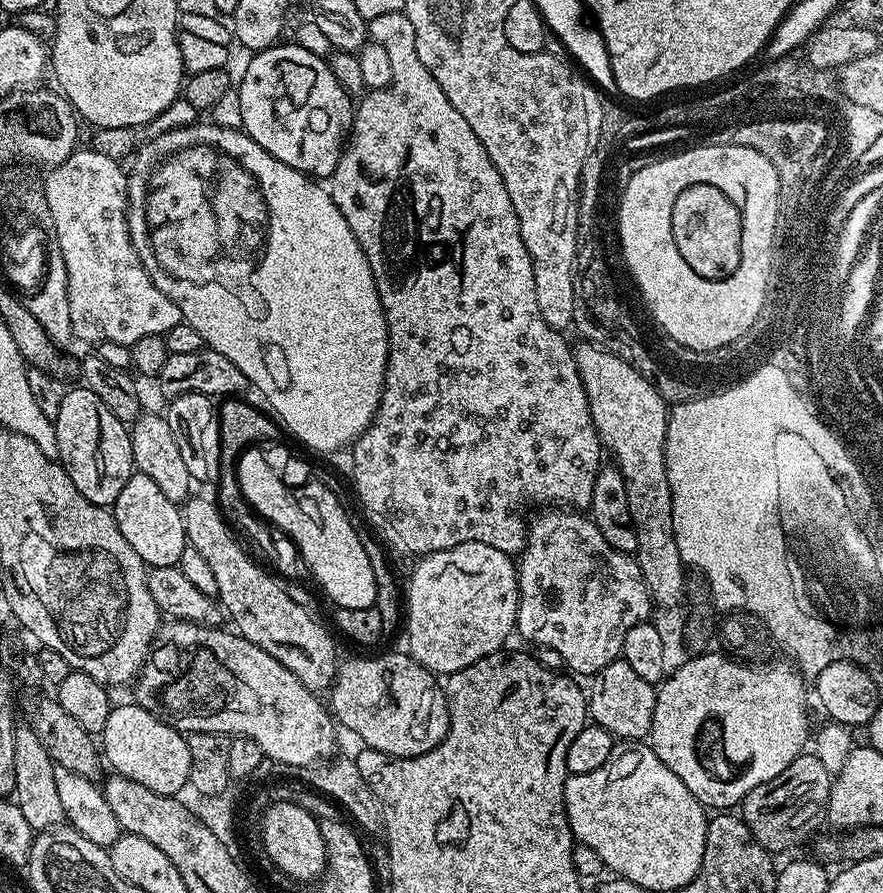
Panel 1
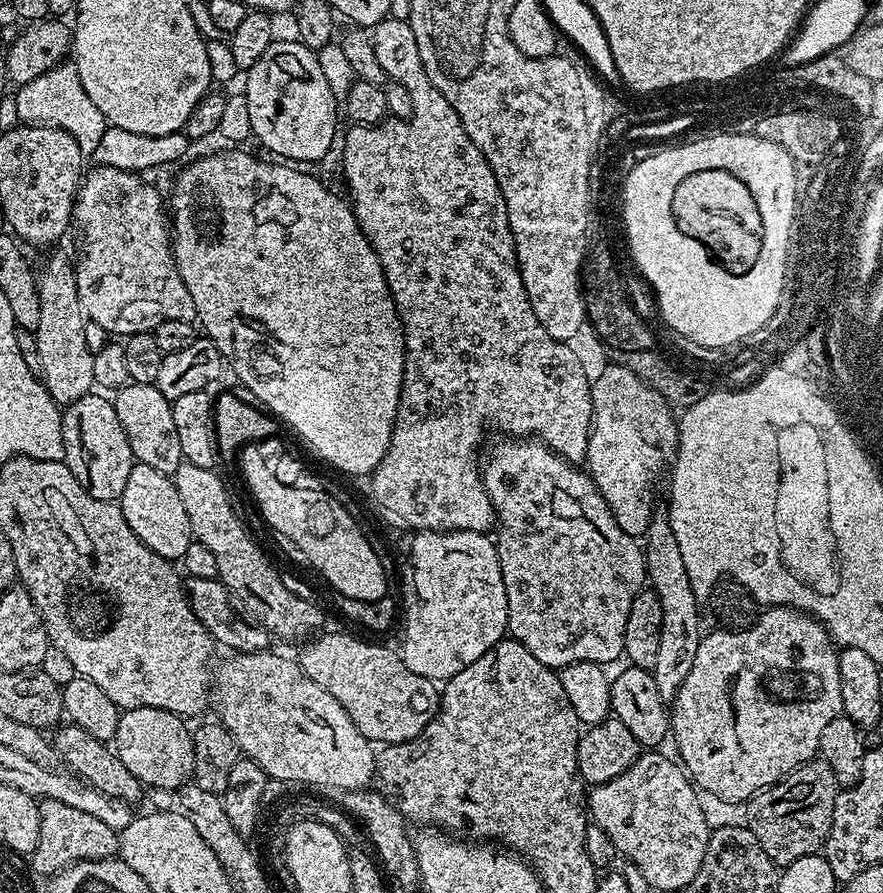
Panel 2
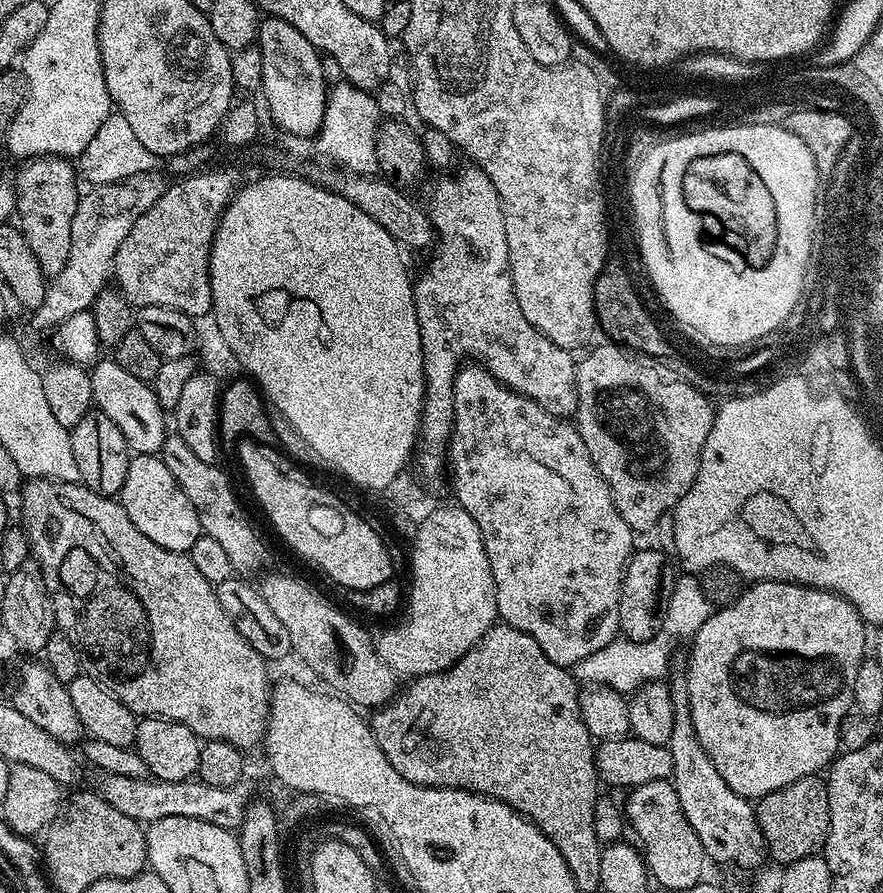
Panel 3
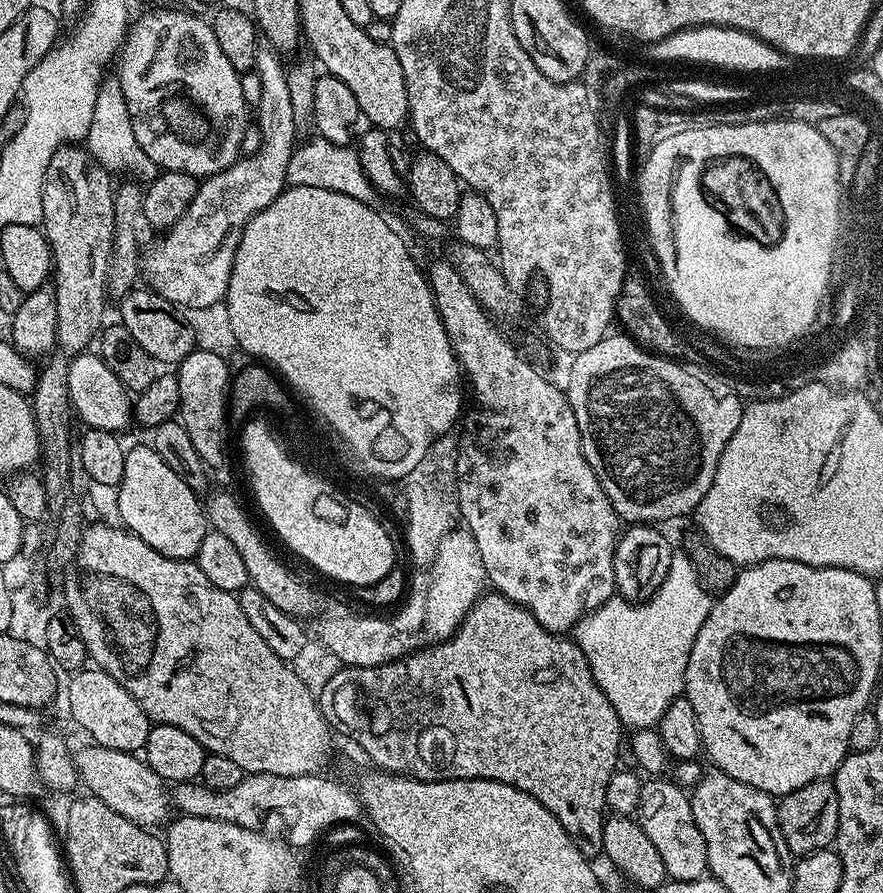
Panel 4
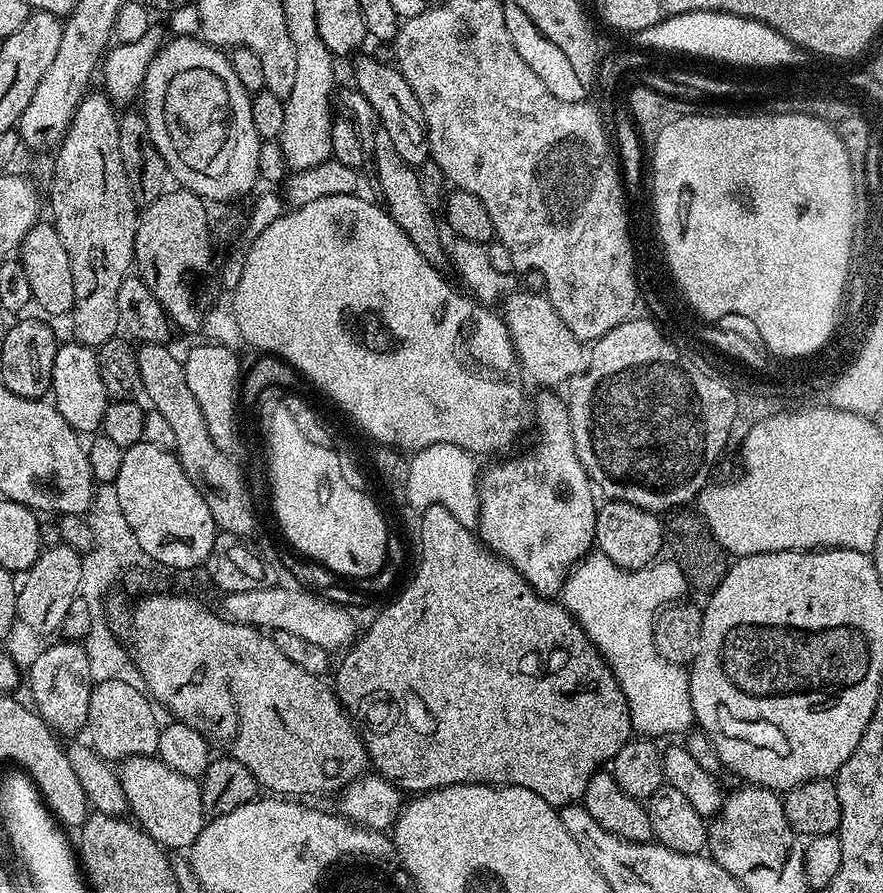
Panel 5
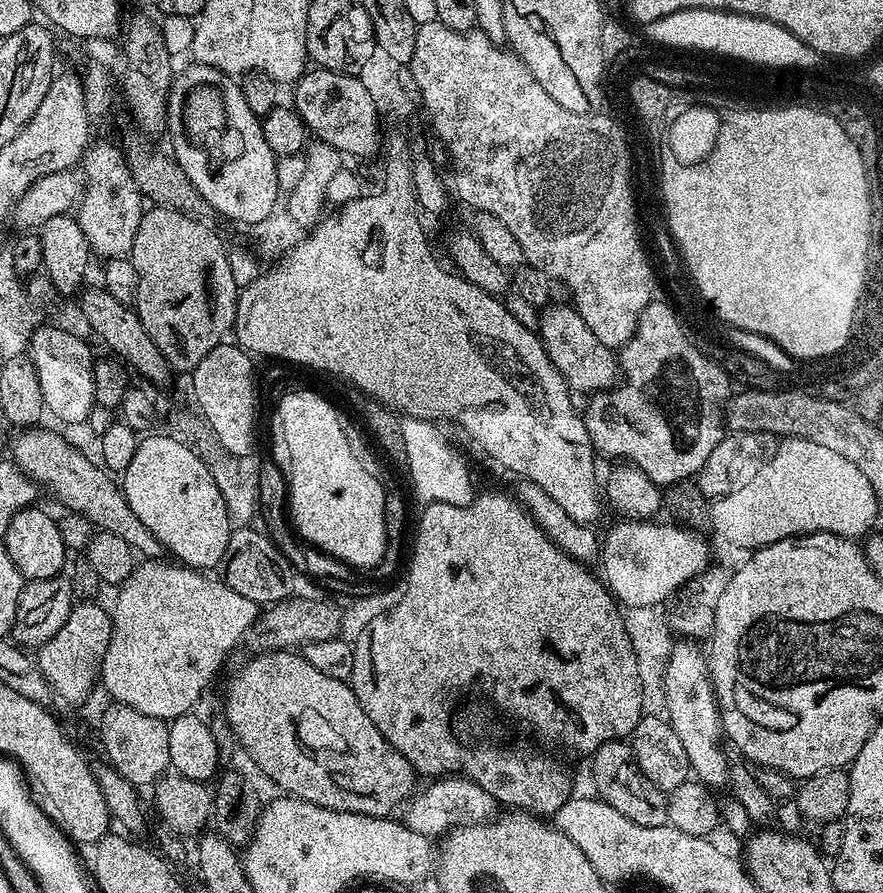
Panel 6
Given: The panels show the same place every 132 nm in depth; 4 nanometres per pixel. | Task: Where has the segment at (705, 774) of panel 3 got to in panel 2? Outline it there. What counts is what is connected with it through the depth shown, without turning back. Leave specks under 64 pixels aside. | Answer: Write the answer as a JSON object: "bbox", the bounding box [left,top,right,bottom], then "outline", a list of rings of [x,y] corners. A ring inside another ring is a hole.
{"bbox":[644,511,702,702],"outline":[[[653,511],[646,533],[647,540],[648,544],[646,543],[644,548],[646,580],[651,591],[658,594],[658,602],[662,602],[662,638],[658,642],[658,659],[650,671],[657,683],[661,699],[671,702],[675,700],[682,682],[686,682],[686,674],[690,674],[694,658],[698,654],[698,642],[702,635],[702,604],[694,594],[694,586],[690,586],[690,574],[686,574],[686,566],[682,563],[682,550],[678,550],[678,538],[674,538],[667,511]]]}

